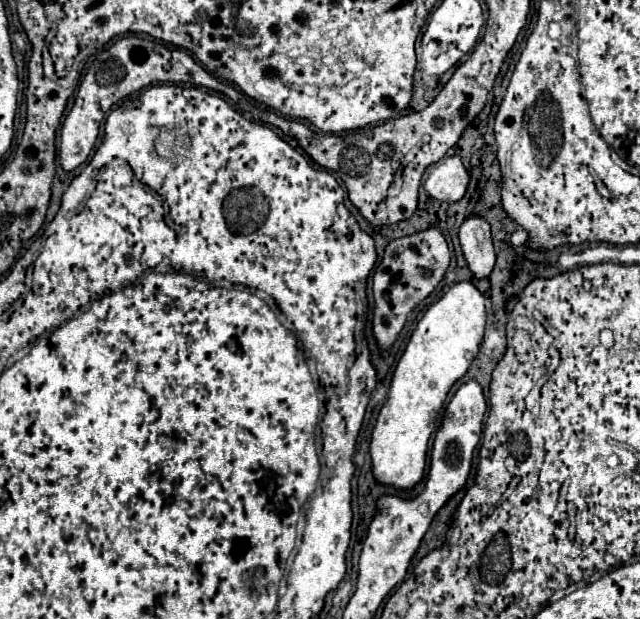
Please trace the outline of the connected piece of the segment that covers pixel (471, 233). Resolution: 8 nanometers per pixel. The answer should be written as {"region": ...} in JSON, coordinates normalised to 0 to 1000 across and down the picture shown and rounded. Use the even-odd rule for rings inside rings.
{"region":[[[734,351],[722,360],[719,399],[744,451],[756,451],[769,441],[775,425],[775,409],[769,399],[766,363],[753,351]]]}

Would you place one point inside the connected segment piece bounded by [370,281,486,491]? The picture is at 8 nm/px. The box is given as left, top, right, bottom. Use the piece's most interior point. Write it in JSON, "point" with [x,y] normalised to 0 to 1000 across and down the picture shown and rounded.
{"point":[697,548]}

